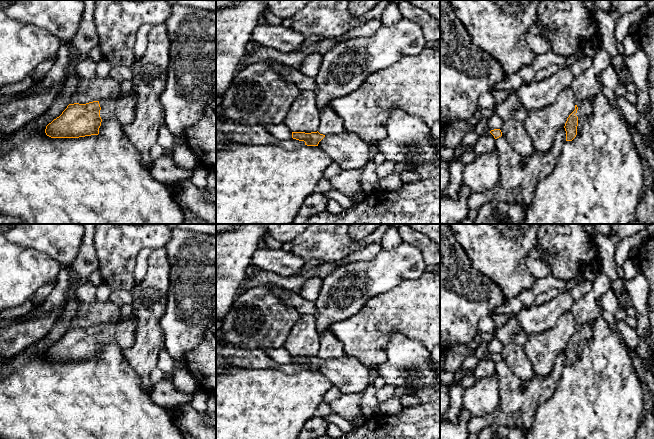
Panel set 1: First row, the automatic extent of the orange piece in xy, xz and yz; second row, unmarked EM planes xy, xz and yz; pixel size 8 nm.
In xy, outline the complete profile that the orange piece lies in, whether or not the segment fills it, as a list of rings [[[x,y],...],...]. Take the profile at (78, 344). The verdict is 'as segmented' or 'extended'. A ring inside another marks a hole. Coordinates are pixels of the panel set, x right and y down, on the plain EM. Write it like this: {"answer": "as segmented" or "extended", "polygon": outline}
{"answer": "extended", "polygon": [[[132,317],[117,323],[69,328],[59,341],[46,350],[45,357],[51,362],[98,359],[102,345],[116,344],[122,351],[130,348],[135,332],[136,324]]]}

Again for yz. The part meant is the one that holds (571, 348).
{"answer": "extended", "polygon": [[[591,322],[576,324],[575,334],[569,339],[565,347],[566,365],[572,365],[577,359],[578,343],[592,337]]]}

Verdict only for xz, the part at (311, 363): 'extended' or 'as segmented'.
extended

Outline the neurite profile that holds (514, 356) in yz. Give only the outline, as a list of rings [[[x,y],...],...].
[[[514,343],[504,345],[500,354],[502,360],[518,378],[529,380],[533,377],[531,361],[528,359],[523,346]]]

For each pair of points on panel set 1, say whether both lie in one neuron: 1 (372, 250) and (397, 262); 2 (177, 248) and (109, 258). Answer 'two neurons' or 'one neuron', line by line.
1: two neurons
2: two neurons

